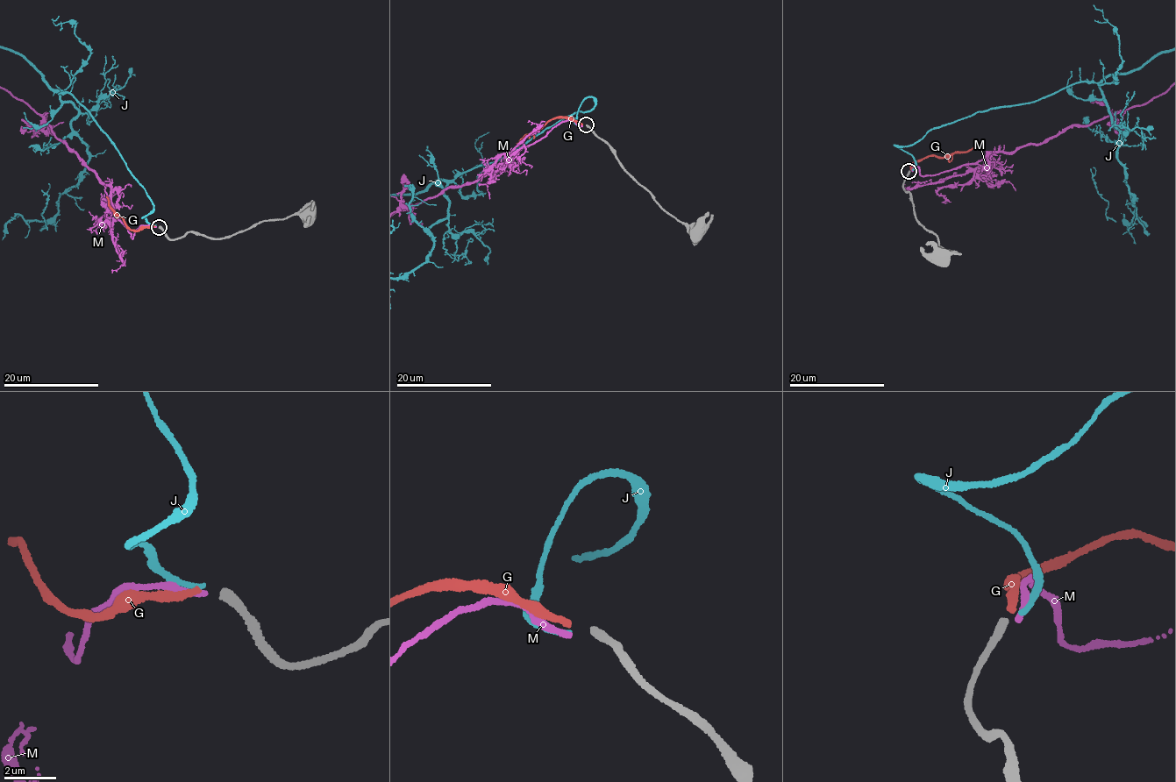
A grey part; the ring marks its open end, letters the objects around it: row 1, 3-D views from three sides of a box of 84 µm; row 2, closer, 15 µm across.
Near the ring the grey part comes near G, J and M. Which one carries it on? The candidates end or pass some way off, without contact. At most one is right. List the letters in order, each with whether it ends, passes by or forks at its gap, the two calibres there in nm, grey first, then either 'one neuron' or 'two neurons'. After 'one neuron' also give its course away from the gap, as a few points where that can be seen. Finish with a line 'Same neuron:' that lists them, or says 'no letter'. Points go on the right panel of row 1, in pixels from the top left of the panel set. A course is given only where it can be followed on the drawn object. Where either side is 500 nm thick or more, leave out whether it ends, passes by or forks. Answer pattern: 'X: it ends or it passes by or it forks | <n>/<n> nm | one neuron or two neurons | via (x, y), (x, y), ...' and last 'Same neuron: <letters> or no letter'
G: it ends | 360/240 nm | one neuron | via (910, 168), (915, 161), (967, 151), (974, 146)
J: it ends | 360/180 nm | two neurons
M: it ends | 360/220 nm | two neurons
Same neuron: G

